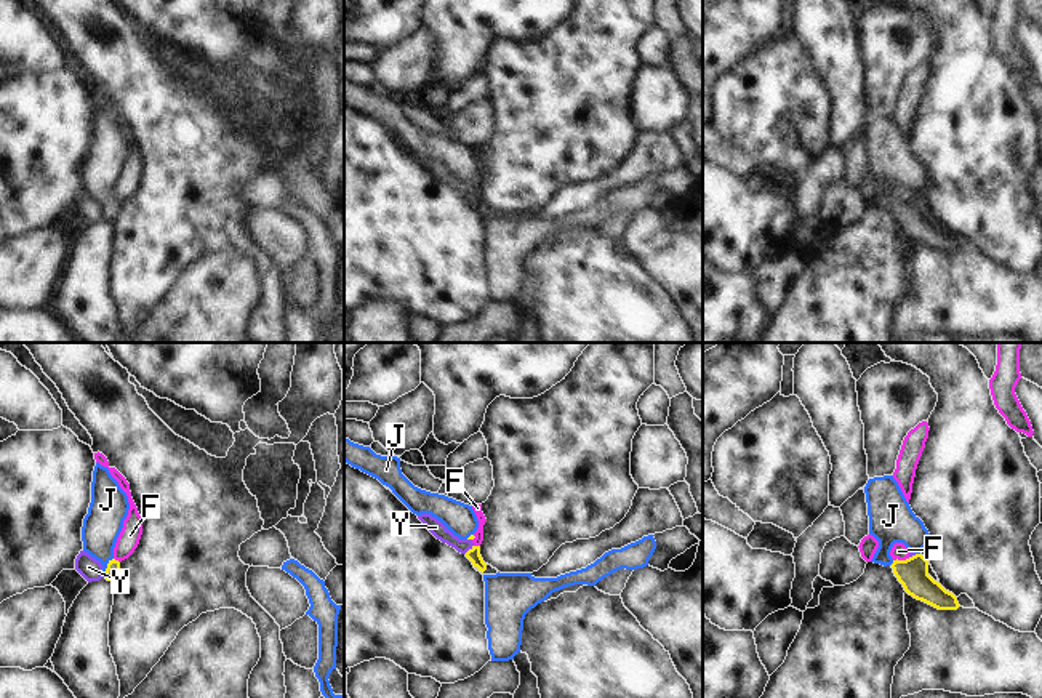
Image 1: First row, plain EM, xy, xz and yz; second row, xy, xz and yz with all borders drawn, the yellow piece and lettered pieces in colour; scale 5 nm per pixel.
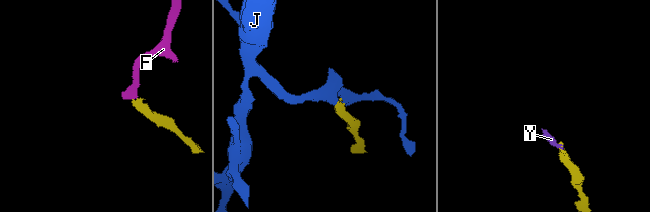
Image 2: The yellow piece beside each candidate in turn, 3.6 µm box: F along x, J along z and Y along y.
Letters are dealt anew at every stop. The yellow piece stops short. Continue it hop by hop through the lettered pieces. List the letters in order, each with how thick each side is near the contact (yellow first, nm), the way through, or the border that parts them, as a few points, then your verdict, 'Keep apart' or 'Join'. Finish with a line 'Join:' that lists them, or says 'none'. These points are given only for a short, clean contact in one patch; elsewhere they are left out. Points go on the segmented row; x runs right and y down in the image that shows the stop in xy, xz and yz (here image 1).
F: Thickness 160 nm (yellow) against 80 nm. Boundary: yz (909, 557), (893, 561). Keep apart
J: Thickness 70 nm (yellow) against 190 nm. Path across: xy (112, 569), (108, 567), (103, 551), (103, 524). Join
Y: Thickness 70 nm (yellow) against 80 nm. Boundary: xz (472, 545), (464, 553). Keep apart
Join: J.

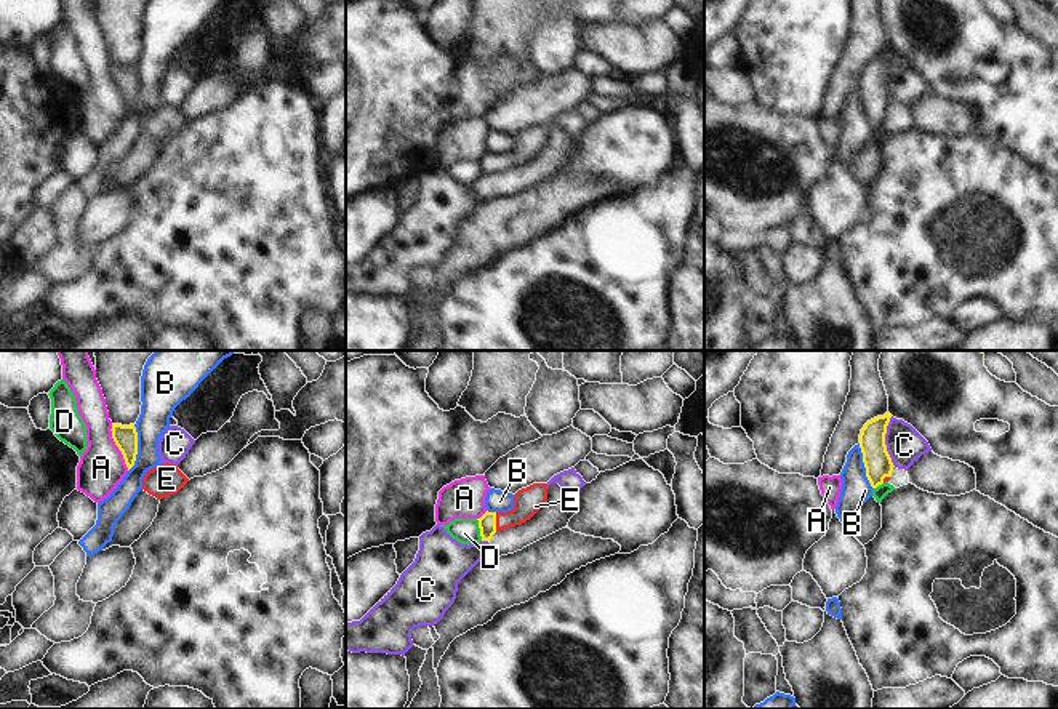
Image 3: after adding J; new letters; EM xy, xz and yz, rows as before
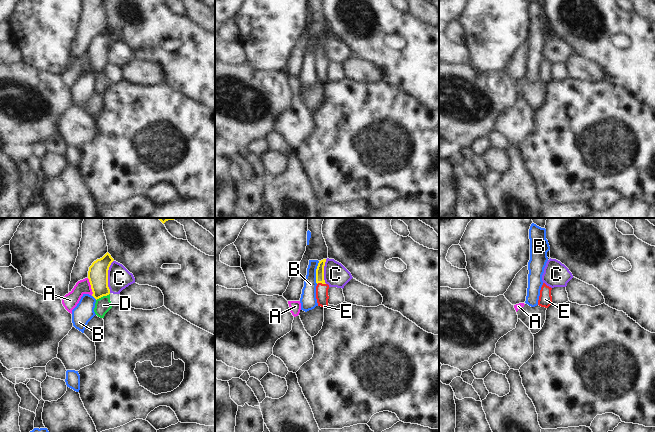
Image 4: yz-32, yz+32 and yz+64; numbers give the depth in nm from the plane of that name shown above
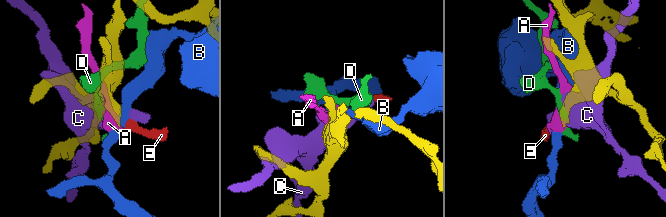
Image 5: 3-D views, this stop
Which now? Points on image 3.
A: Thickness 120 nm (yellow) against 240 nm. Keep apart
B: Thickness 120 nm (yellow) against 160 nm. Boundary: xy (135, 424), (136, 460), (128, 471). Keep apart
C: Thickness 140 nm (yellow) against 190 nm. Keep apart
D: Thickness 90 nm (yellow) against 130 nm. Boundary: xz (476, 519), (482, 540). Keep apart
E: Thickness 90 nm (yellow) against 140 nm. Path across: xz (487, 524), (495, 522), (509, 519), (527, 501). Join
Join: E.

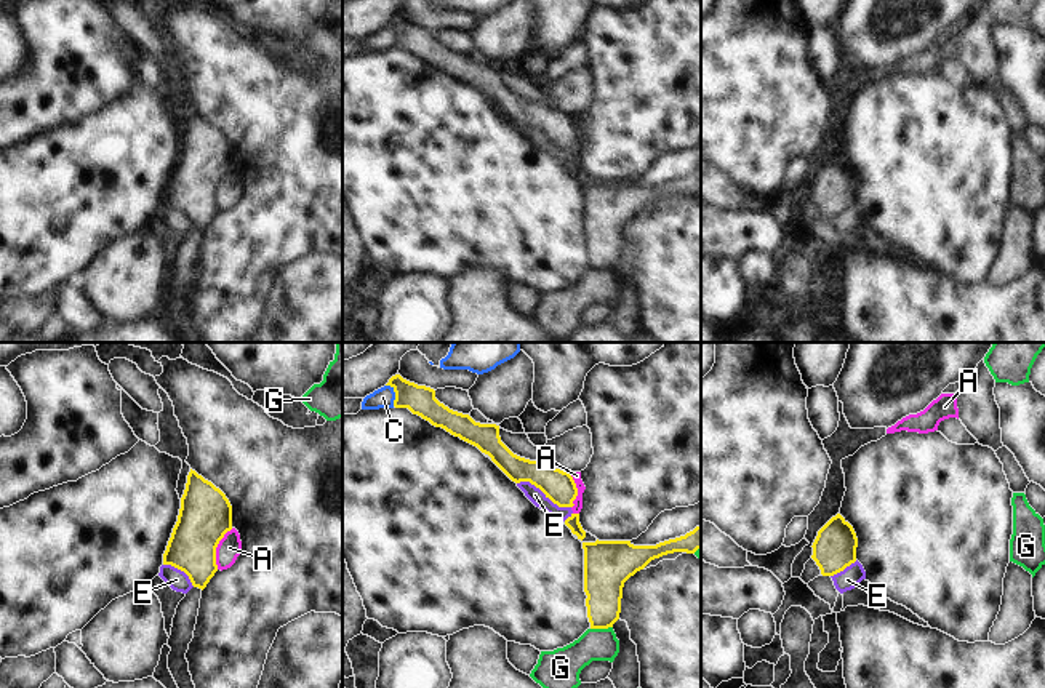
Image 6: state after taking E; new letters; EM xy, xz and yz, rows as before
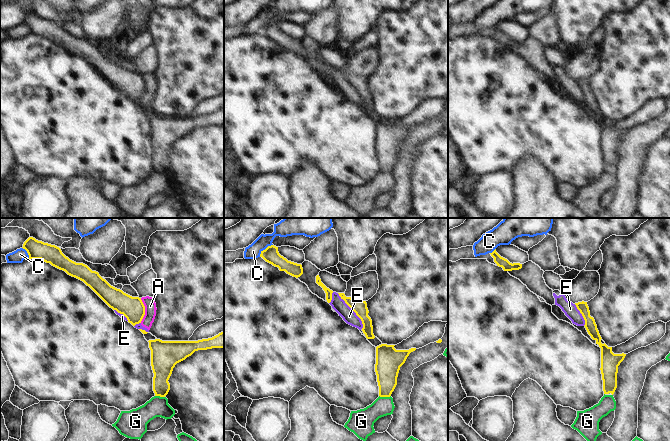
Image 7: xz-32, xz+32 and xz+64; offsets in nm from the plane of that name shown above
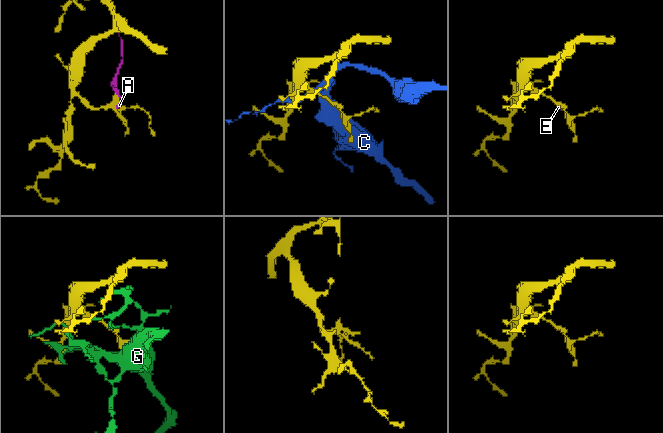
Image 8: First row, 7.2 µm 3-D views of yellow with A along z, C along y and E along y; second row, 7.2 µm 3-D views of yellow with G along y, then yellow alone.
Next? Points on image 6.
A: Thickness 260 nm (yellow) against 120 nm. Keep apart
C: Thickness 150 nm (yellow) against 100 nm. Boundary: xz (386, 384), (394, 392), (394, 405). Keep apart
E: Thickness 160 nm (yellow) against 80 nm. Boundary: xz (517, 482), (530, 482), (559, 506), (570, 508). Keep apart
G: Thickness 200 nm (yellow) against 160 nm. Keep apart
Join: none.

